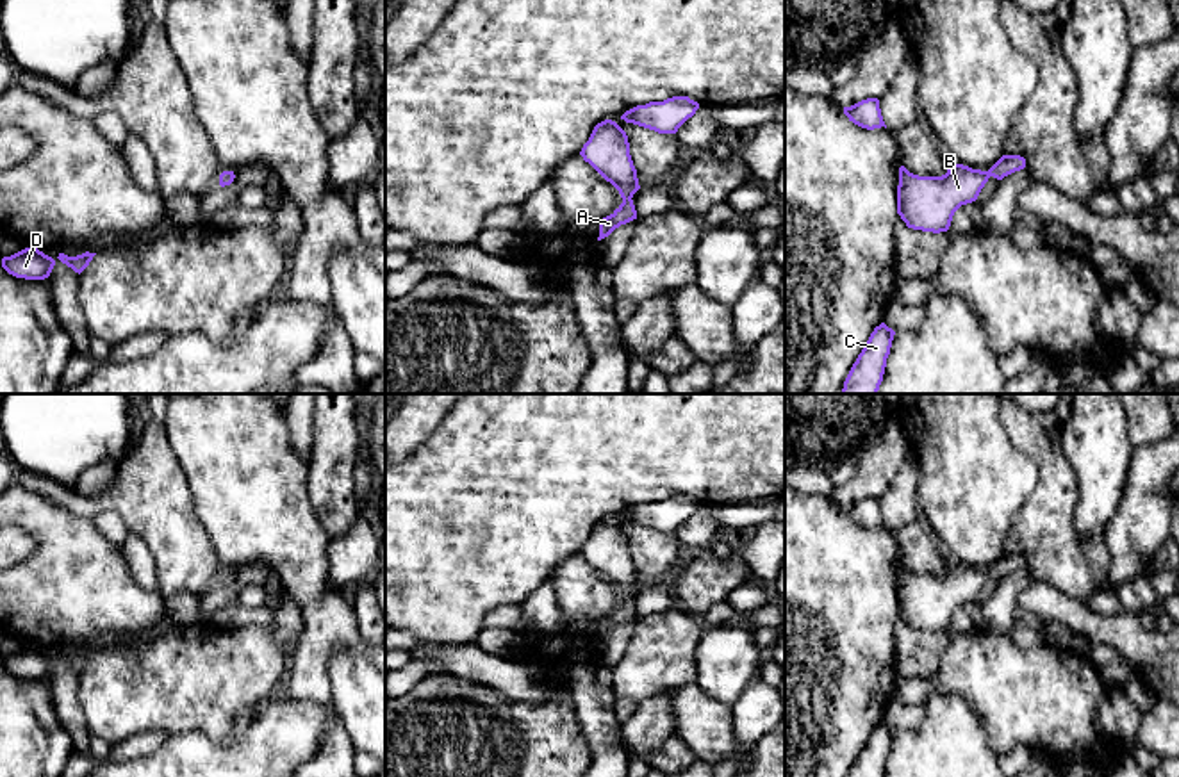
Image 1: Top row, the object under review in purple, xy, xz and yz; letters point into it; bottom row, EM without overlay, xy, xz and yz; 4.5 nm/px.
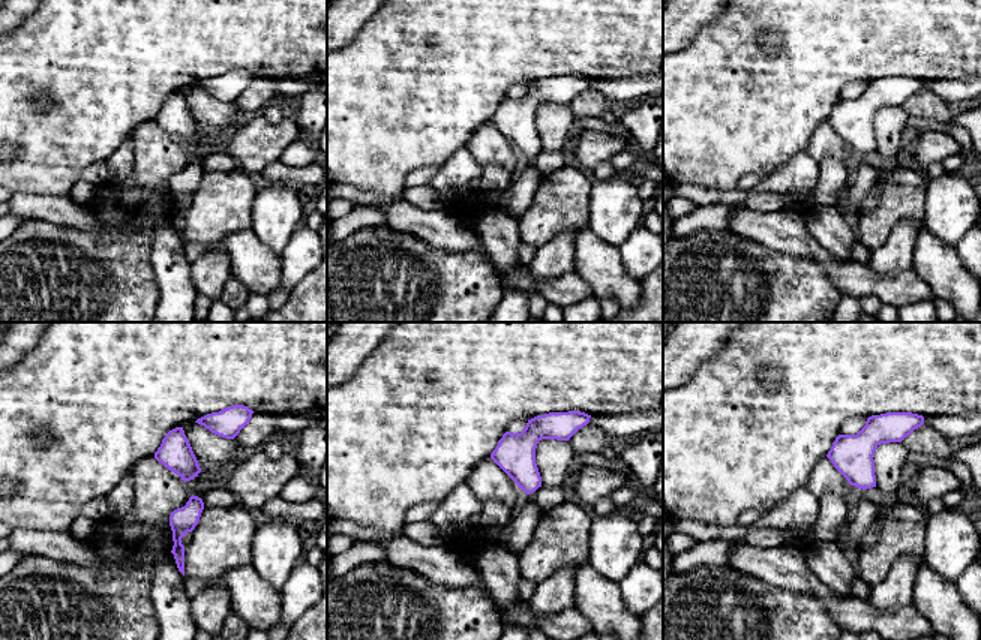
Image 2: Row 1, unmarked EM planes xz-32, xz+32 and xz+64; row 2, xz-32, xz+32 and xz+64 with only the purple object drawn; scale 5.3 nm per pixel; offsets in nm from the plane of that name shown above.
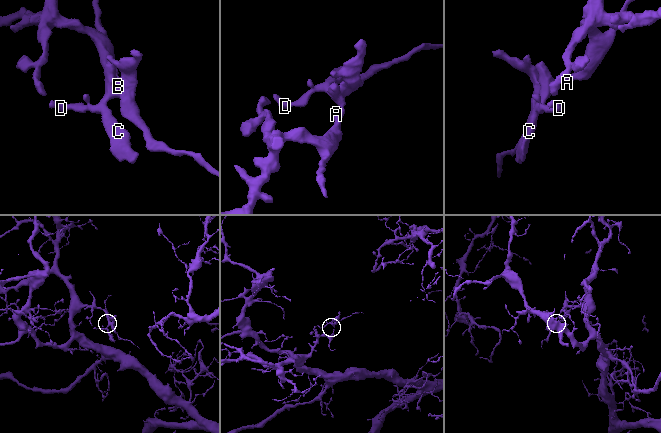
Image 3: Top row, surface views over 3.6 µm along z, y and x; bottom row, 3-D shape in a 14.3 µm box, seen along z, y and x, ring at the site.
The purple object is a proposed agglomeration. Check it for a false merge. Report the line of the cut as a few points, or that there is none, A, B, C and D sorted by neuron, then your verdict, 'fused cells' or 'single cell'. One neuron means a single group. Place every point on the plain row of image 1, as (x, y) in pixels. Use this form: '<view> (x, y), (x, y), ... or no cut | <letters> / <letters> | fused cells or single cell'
no cut | A B C D | single cell

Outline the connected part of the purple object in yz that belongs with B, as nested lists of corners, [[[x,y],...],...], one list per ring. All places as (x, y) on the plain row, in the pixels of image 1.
[[[1002,554],[988,570],[963,563],[949,565],[942,576],[919,576],[899,567],[897,613],[908,627],[947,631],[954,611],[977,599],[990,576],[1004,576],[1026,567],[1020,554]]]

